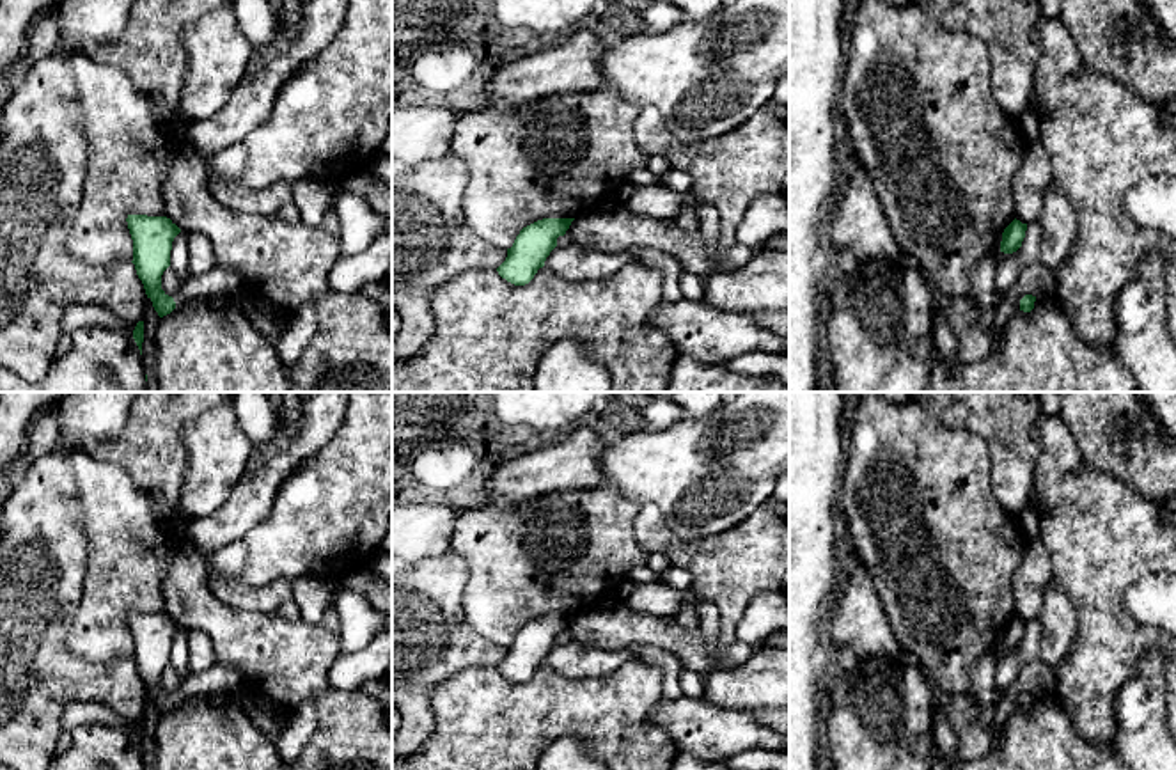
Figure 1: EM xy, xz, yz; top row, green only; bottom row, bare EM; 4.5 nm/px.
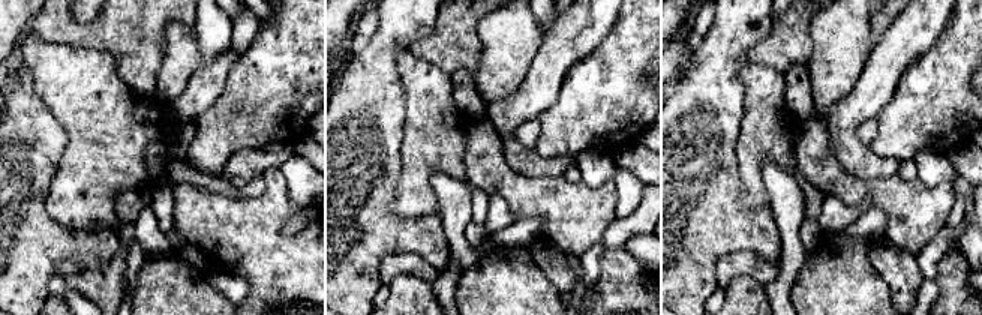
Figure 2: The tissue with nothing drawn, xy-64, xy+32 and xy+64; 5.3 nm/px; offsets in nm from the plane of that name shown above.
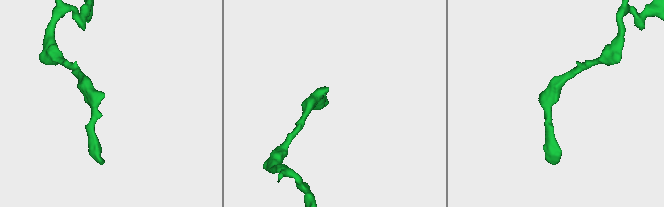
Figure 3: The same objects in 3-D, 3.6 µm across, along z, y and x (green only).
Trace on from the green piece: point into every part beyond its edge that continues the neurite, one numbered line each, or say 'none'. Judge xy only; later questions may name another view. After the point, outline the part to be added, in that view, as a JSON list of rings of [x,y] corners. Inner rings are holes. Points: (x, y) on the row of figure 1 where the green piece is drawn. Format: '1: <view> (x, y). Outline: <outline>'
1: xy (220, 281). Outline: [[[216,264],[208,273],[190,277],[177,293],[172,295],[176,309],[183,303],[204,296],[236,296],[243,287],[238,270]]]

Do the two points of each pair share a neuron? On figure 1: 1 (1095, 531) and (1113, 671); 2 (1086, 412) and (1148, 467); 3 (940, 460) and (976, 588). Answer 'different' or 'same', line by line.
1: same
2: same
3: same

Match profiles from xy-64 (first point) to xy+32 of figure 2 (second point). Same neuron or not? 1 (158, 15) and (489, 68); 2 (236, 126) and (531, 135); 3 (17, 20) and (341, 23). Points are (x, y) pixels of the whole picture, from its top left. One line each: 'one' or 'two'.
1: two
2: two
3: one

